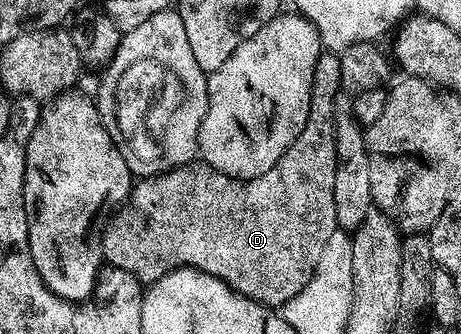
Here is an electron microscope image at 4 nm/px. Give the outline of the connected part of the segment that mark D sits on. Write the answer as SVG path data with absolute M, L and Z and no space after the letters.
M322 53L315 61L315 73L313 74L313 84L311 85L311 95L309 97L309 112L304 129L291 141L287 153L267 169L267 173L259 173L259 177L254 179L229 179L223 173L219 173L208 163L194 161L184 163L181 167L172 167L169 171L150 174L149 179L142 183L137 183L133 187L133 192L125 199L125 204L113 215L113 220L105 227L105 232L101 235L101 251L105 254L105 263L111 267L118 267L127 273L131 273L137 278L137 282L142 285L152 285L157 283L165 275L170 275L172 271L178 269L196 269L205 275L214 275L221 279L230 289L236 291L238 295L244 295L246 299L252 299L255 303L260 303L266 308L280 308L291 297L302 291L313 271L317 268L319 257L323 253L323 245L331 237L331 233L338 230L337 218L335 217L335 173L337 172L337 140L335 130L333 131L333 98L341 91L341 78L339 77L339 65L341 64L340 54Z

